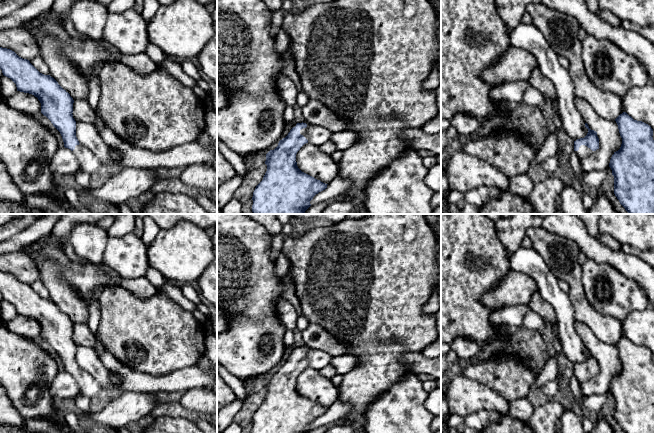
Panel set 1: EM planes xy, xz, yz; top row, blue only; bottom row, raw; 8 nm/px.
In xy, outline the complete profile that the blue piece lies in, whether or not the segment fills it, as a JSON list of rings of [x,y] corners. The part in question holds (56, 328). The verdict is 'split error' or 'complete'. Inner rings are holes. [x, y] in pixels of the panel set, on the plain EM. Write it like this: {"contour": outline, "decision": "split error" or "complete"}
{"contour": [[[0,271],[0,293],[4,300],[16,308],[17,315],[29,317],[38,322],[41,327],[41,337],[60,356],[64,371],[70,373],[80,385],[81,394],[89,398],[97,395],[102,390],[101,386],[91,374],[80,368],[76,361],[76,345],[72,338],[74,324],[70,318],[53,301],[40,297],[29,284],[19,281],[10,273]]], "decision": "split error"}

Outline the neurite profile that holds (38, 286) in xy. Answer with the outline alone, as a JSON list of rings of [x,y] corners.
[[[40,278],[29,285],[40,297],[50,299],[50,293]]]

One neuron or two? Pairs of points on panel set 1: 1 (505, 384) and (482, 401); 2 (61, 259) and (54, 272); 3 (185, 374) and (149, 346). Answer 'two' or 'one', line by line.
1: two
2: two
3: two

